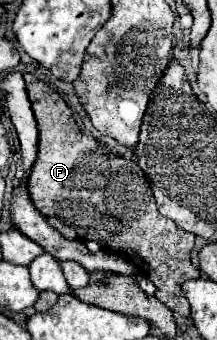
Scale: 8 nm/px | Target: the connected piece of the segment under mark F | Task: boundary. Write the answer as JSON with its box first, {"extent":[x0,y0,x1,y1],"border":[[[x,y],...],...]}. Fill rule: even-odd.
{"extent":[24,74,200,318],"border":[[[24,74],[24,80],[38,122],[38,156],[28,176],[28,192],[36,210],[60,218],[76,230],[80,240],[94,240],[102,248],[132,258],[138,270],[154,282],[154,296],[172,312],[188,318],[190,306],[182,294],[182,282],[200,278],[200,270],[190,262],[194,234],[178,228],[158,212],[132,148],[124,148],[106,136],[100,142],[84,134],[58,92],[32,74]]]}

